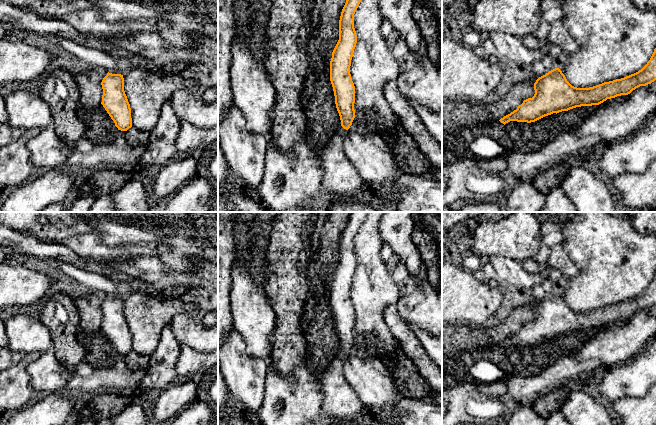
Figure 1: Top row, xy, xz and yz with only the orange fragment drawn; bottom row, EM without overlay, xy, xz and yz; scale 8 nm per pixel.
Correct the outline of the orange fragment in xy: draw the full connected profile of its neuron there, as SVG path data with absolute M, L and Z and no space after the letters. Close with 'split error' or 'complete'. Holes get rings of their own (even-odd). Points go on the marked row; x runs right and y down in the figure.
M108 72L101 85L103 89L101 104L118 130L127 131L132 127L132 118L130 104L124 91L123 75Z | complete

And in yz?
M656 48L647 64L638 72L589 87L572 86L559 68L539 77L534 83L535 94L523 101L516 110L499 121L535 122L545 116L581 106L599 105L607 99L628 95L640 86L656 80Z | complete

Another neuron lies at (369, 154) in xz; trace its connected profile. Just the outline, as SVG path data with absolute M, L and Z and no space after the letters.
M355 118L348 130L341 126L338 133L343 136L346 157L364 182L383 188L390 199L394 185L403 172L385 140L377 135L361 134Z

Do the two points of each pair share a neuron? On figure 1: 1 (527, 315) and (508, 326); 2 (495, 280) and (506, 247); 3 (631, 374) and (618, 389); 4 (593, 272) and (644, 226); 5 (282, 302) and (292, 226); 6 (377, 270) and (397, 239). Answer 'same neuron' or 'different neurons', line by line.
1: same neuron
2: different neurons
3: same neuron
4: different neurons
5: same neuron
6: different neurons

